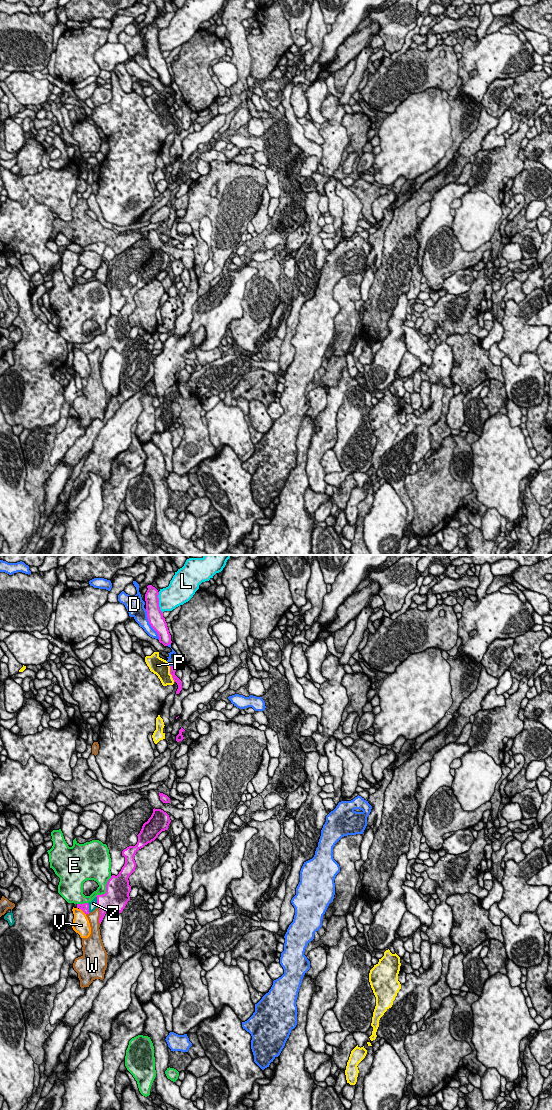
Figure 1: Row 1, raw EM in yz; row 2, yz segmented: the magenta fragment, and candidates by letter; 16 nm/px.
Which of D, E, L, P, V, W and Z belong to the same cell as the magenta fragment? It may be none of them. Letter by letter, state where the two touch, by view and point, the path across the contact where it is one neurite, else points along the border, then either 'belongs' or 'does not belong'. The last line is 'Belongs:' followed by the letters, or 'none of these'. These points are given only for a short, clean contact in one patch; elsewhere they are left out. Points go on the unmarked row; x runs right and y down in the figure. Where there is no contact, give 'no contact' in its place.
D: meets magenta in yz at (149, 63); does not belong
E: meets magenta in yz at (106, 329); does not belong
L: meets magenta in yz at (158, 43); does not belong
P: meets magenta in yz at (171, 114); does not belong
V: meets magenta in yz at (83, 351); does not belong
W: meets magenta in yz at (100, 355); does not belong
Z: meets magenta in yz at (97, 341); runs through yz (112, 338), (106, 341), (97, 341), (93, 344); belongs
Belongs: Z

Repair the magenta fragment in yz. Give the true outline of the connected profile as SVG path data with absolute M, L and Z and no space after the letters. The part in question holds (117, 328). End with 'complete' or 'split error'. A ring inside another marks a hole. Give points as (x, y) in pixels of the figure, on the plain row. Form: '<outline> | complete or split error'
M154 248L151 257L143 264L140 273L137 275L137 284L129 286L122 291L122 296L125 297L125 304L117 316L112 315L108 320L106 333L97 335L89 343L77 344L77 348L87 355L98 347L100 349L100 364L109 348L114 348L121 353L130 340L131 326L129 325L128 318L136 308L134 300L136 292L154 281L162 271L167 270L170 262L170 257L166 252Z | split error

